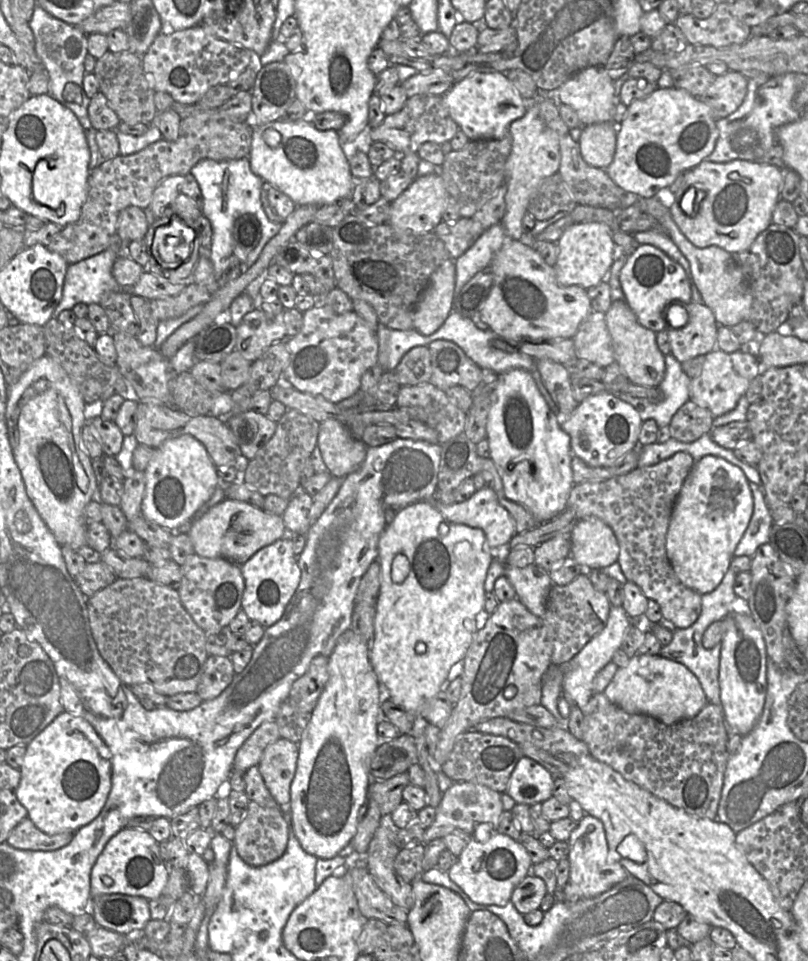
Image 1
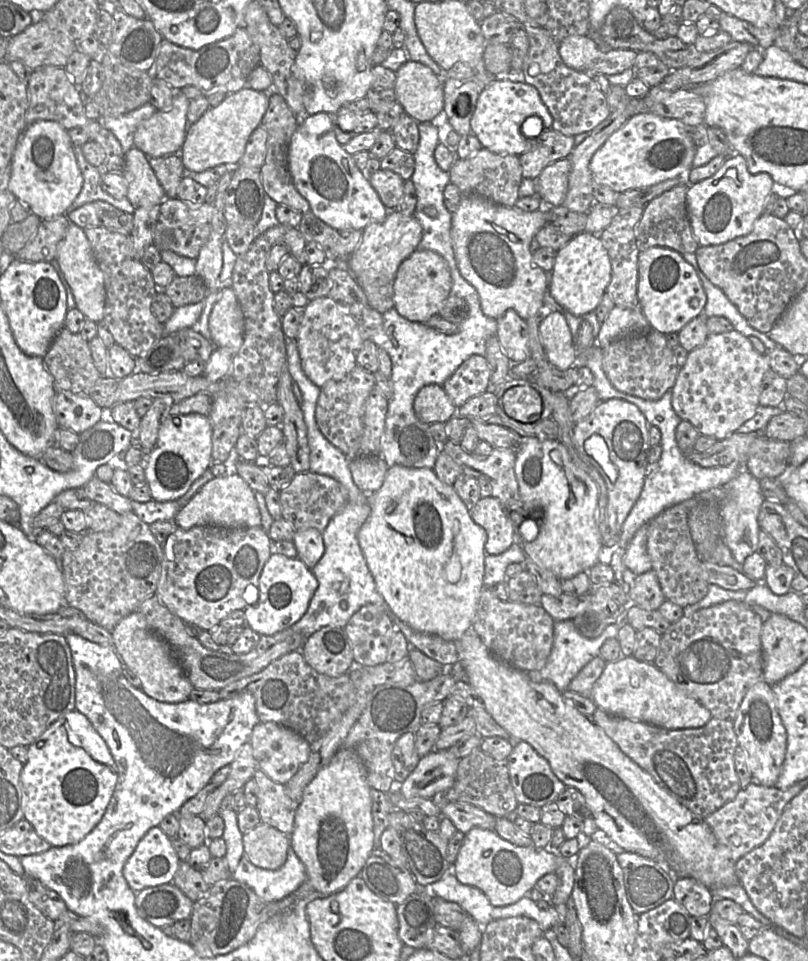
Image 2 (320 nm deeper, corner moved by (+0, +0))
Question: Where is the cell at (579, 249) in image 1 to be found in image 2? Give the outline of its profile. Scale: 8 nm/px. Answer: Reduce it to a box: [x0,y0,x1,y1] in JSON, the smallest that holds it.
[550,232,611,316]

